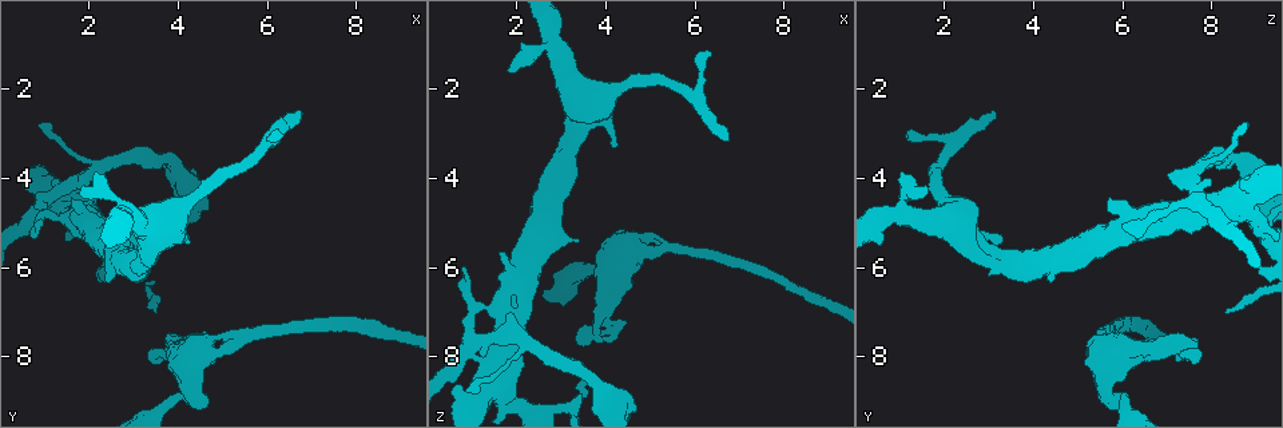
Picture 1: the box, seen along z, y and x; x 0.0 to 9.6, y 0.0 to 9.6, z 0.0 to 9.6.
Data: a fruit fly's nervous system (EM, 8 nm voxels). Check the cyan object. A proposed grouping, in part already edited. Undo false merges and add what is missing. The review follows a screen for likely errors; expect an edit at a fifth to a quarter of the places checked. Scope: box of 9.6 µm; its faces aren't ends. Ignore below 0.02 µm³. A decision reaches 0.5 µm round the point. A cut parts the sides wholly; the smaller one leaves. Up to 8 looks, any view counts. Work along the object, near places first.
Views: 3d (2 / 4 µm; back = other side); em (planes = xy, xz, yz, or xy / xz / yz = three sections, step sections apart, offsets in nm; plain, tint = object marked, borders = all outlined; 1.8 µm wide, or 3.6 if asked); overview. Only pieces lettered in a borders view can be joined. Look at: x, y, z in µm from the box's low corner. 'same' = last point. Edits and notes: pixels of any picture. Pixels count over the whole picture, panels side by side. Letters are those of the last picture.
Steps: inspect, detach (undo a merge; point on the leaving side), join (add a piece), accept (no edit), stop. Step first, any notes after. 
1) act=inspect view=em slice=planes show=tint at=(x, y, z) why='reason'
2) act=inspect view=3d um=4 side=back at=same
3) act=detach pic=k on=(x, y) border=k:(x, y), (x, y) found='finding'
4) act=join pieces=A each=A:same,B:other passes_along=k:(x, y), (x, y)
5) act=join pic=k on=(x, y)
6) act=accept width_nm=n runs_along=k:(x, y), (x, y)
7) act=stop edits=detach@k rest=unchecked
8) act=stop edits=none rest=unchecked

act=inspect view=em slice=planes show=plain at=(4.50, 7.60, 5.60) why='branch point'

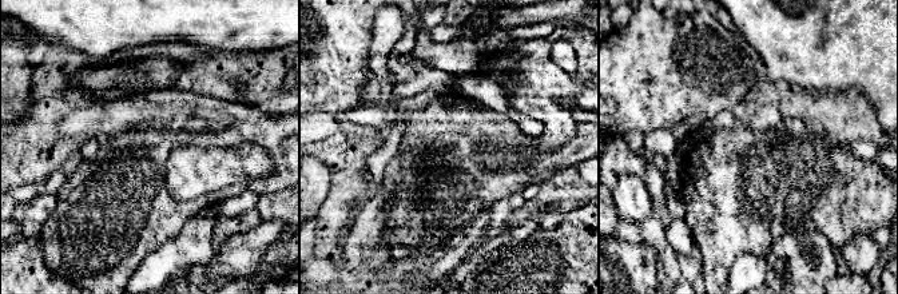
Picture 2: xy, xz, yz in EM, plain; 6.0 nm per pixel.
act=inspect view=em slice=planes show=borders at=same

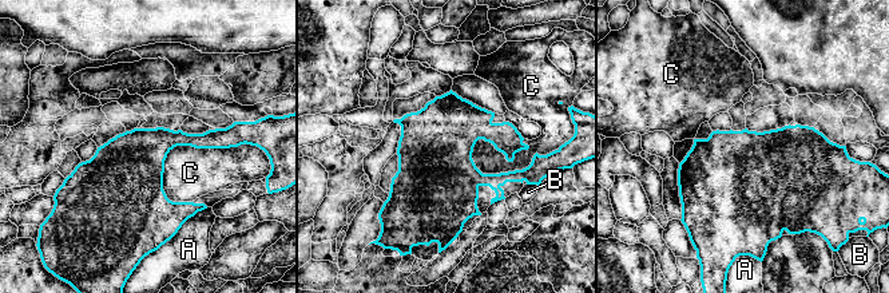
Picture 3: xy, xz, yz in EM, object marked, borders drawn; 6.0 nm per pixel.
act=accept longest_contact=C:420nm each=A:other,B:other,C:other border=3:(539, 154), (499, 173), (471, 158) found='one cell here'

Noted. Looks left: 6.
act=inspect view=em um=3.6 slice=planes show=borders at=(1.60, 4.75, 8.75)

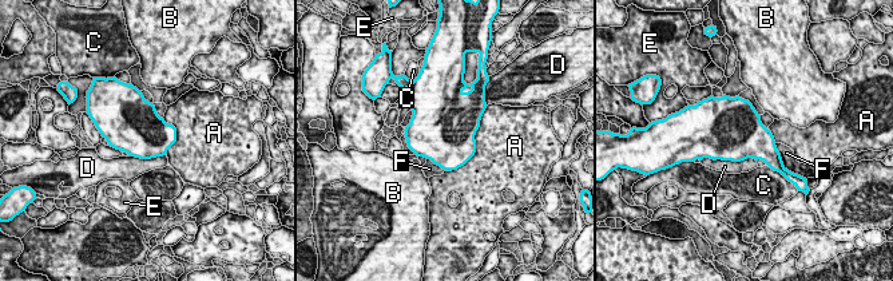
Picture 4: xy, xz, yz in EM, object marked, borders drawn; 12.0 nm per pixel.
act=detach pic=4 on=(729, 125) width_nm=600 each=A:other,B:other,C:other,D:other,E:other,F:other border=4:(734, 110), (741, 131), (723, 147) found='a second cell is stuck on'

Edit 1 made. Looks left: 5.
act=inspect view=overview why='redraw'

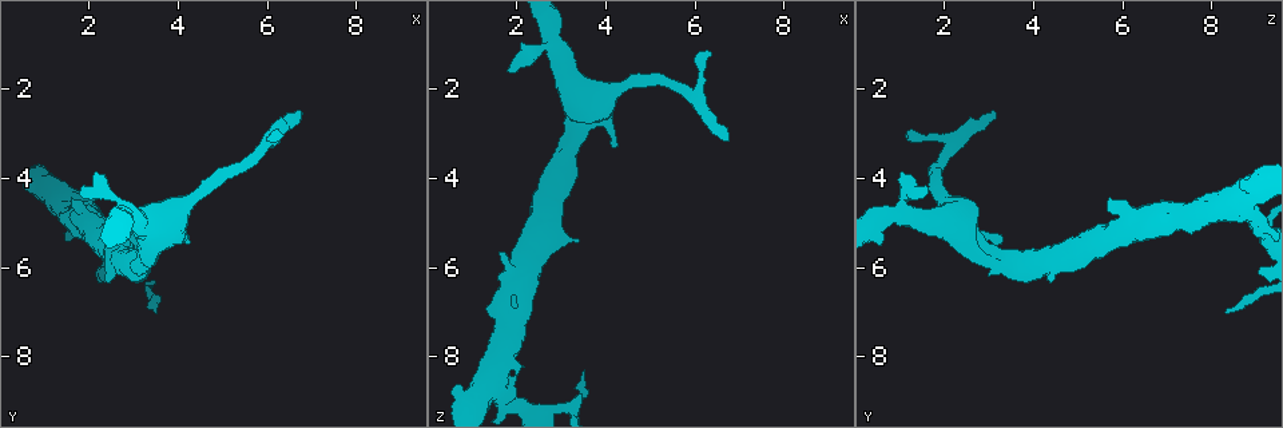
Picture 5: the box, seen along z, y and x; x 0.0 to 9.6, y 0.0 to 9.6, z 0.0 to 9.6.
act=inspect view=em slice=planes show=tint at=(4.25, 5.45, 3.30) why='an open end'

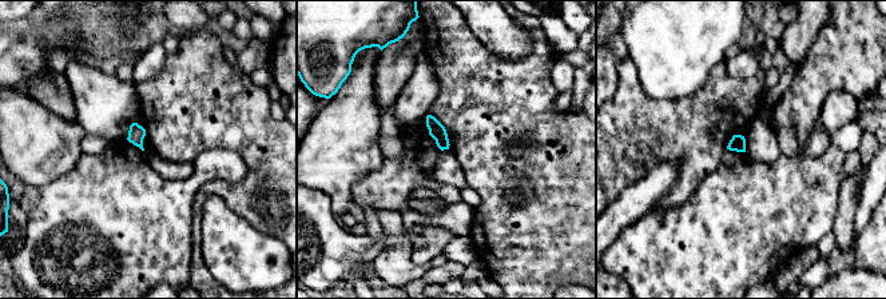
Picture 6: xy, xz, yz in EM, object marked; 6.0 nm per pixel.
act=inspect view=em slice=planes show=borders at=same

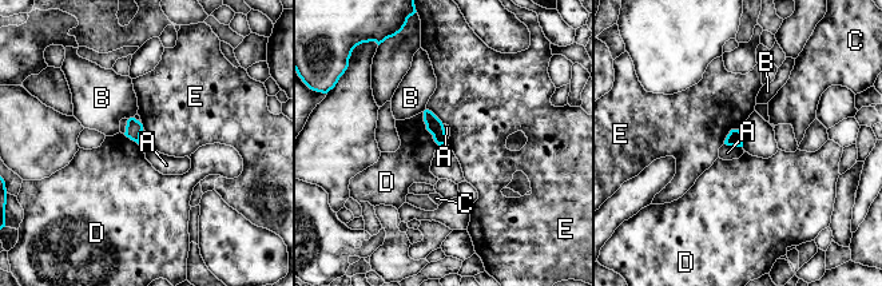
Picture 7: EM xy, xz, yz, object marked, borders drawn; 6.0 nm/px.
act=accept each=A:other,B:other,C:other,D:other,E:other border=7:(422, 112), (425, 128), (438, 145) found='no lettered piece goes on from it'

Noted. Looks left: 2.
act=stop edits=detach@4 rest=unchecked

